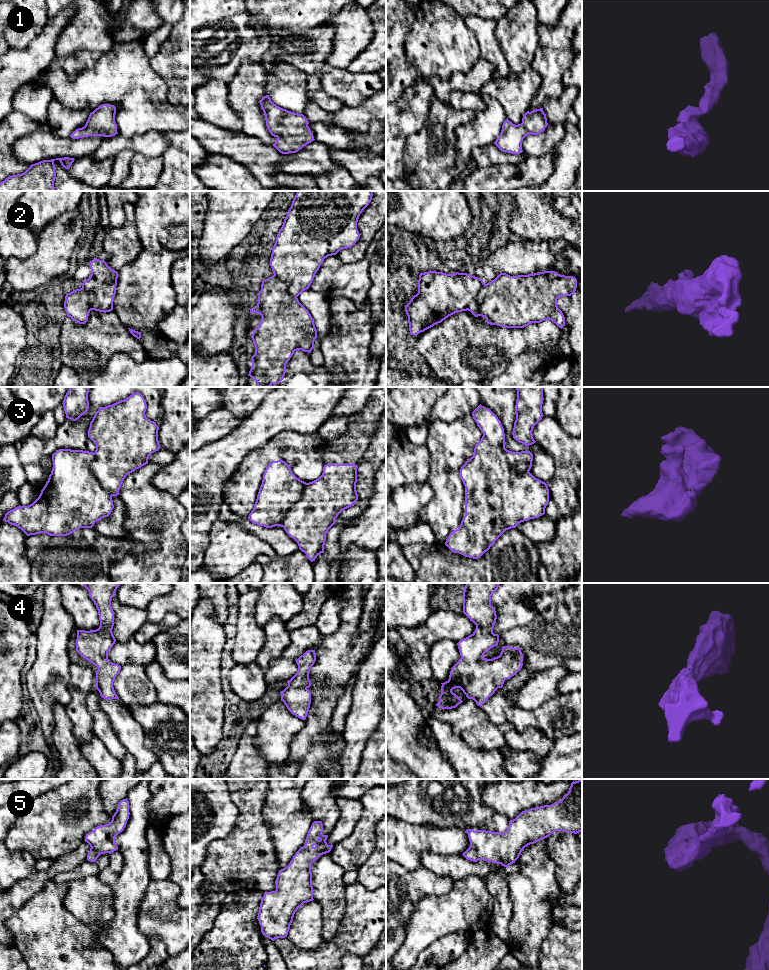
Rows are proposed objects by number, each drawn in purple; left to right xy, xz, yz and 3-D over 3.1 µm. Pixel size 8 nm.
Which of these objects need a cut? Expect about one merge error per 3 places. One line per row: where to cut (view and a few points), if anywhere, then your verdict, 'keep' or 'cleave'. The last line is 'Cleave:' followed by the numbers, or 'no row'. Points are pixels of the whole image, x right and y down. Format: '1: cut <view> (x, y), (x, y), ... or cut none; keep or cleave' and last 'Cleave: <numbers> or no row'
1: cut none; keep
2: cut yz (484, 283), (478, 298), (471, 304), (468, 310); cleave
3: cut xz (306, 483), (302, 496), (290, 508), (281, 526); cleave
4: cut none; keep
5: cut none; keep
Cleave: 2, 3

